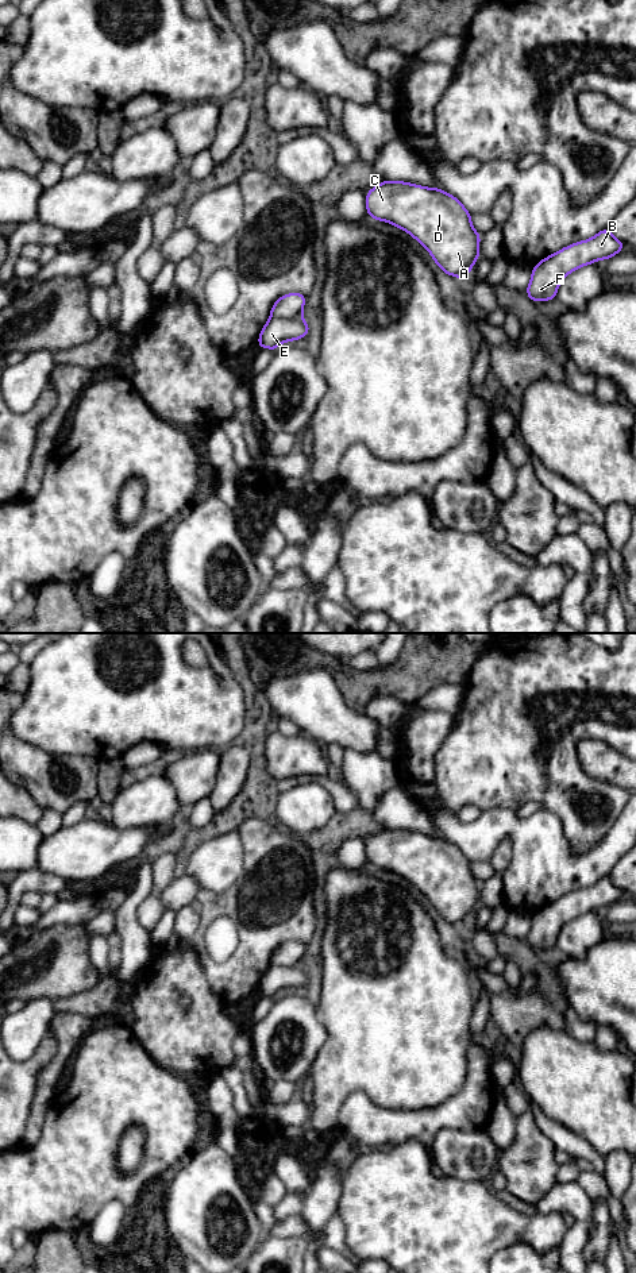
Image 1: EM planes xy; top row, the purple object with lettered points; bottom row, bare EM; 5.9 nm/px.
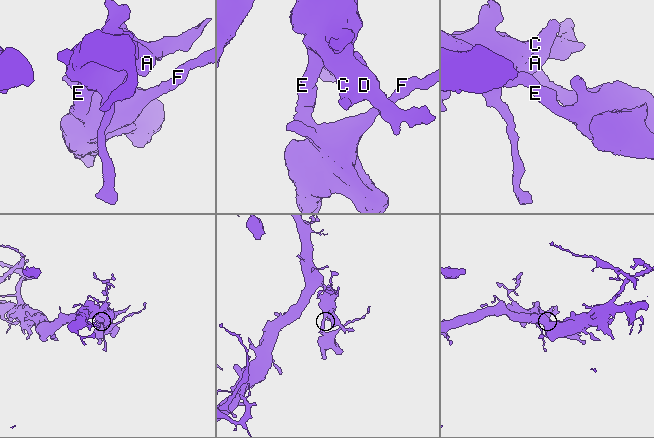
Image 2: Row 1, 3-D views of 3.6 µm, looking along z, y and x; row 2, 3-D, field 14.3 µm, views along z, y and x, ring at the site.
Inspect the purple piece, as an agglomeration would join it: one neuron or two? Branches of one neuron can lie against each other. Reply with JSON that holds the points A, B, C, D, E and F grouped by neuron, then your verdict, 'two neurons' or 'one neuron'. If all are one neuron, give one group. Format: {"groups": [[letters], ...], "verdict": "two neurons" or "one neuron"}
{"groups": [["A", "C", "D"], ["B", "E", "F"]], "verdict": "two neurons"}

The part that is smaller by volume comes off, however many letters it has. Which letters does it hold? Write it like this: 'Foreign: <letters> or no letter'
Foreign: B, E, F

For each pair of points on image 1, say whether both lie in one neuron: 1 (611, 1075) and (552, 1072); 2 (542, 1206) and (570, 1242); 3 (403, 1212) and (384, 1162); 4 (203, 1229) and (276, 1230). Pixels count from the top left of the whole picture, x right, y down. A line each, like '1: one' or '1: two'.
1: one
2: one
3: one
4: two

